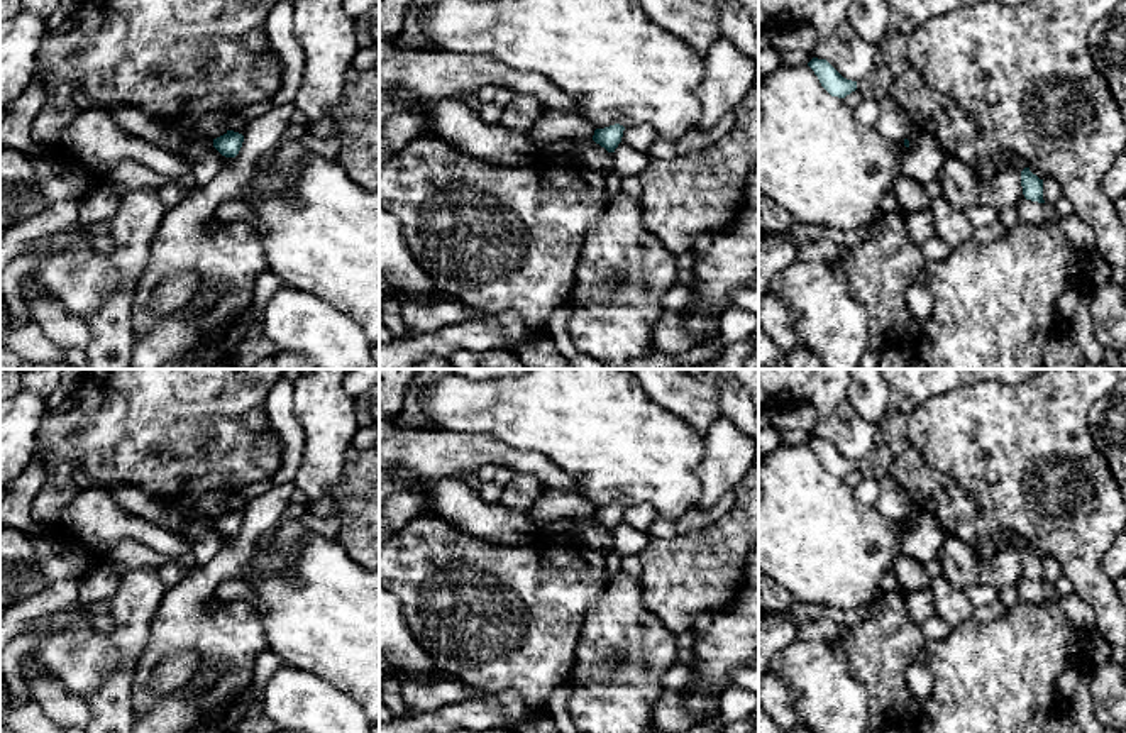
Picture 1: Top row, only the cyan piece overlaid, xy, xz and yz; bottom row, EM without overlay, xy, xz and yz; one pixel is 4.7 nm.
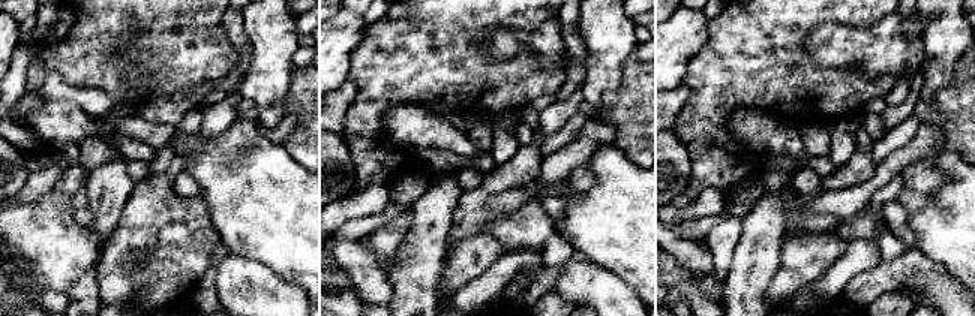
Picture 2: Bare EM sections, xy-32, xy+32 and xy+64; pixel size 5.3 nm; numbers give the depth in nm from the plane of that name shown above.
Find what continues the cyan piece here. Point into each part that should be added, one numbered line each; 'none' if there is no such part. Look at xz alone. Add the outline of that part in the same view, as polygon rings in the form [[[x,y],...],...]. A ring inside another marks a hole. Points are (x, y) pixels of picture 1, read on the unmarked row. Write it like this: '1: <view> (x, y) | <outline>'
none

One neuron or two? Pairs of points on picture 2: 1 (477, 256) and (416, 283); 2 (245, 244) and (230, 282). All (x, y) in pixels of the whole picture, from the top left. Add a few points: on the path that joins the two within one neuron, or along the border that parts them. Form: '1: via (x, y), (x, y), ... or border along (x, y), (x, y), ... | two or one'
1: border along (449, 247), (438, 282), (440, 300) | two
2: border along (230, 253), (239, 258), (255, 259), (273, 270) | two

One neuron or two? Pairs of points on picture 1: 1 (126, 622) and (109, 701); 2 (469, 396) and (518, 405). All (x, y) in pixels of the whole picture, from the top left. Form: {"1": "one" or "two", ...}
{"1": "one", "2": "one"}

